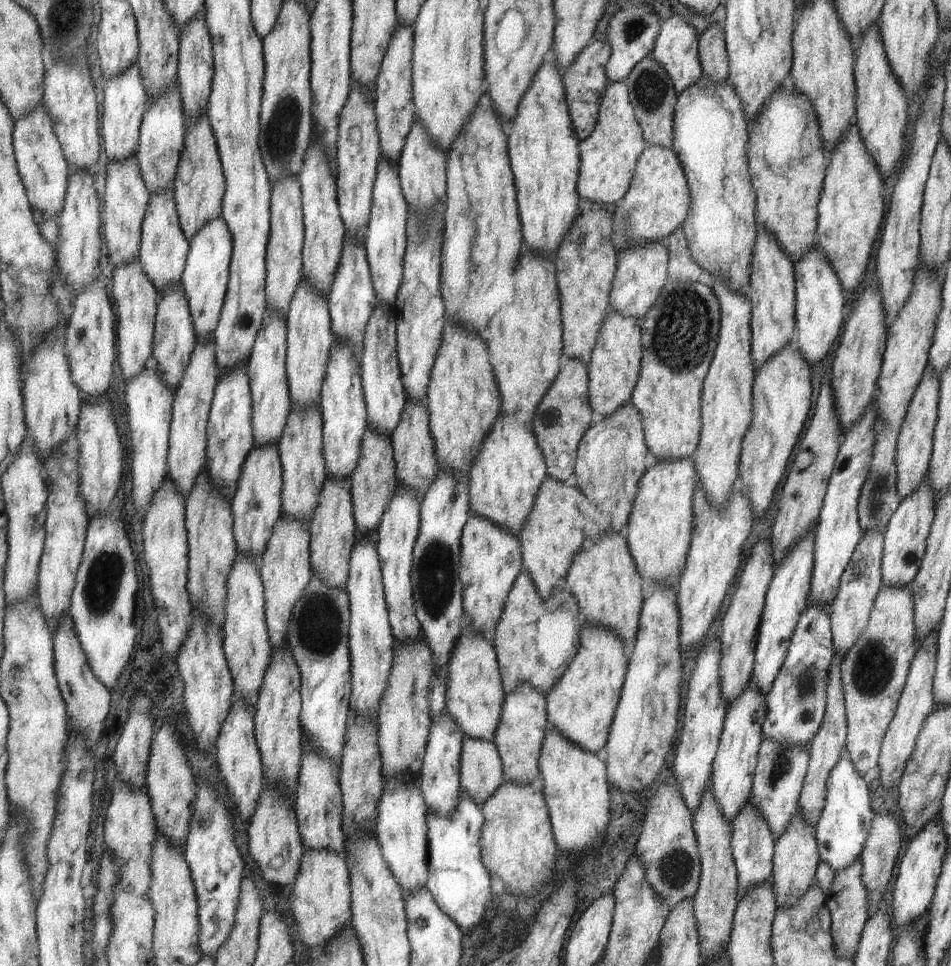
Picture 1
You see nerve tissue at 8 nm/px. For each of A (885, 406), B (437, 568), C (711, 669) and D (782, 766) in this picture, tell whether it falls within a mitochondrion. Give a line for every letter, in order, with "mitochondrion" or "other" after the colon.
A: other
B: mitochondrion
C: other
D: mitochondrion

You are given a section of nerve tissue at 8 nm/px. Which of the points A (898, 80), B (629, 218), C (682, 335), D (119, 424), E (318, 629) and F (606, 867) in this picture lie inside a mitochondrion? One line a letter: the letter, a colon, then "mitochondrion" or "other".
A: other
B: mitochondrion
C: mitochondrion
D: other
E: mitochondrion
F: other

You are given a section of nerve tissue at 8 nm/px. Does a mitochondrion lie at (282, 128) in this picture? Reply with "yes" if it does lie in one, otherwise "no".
yes

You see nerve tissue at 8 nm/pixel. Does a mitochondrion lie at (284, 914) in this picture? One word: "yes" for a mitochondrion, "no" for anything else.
no

